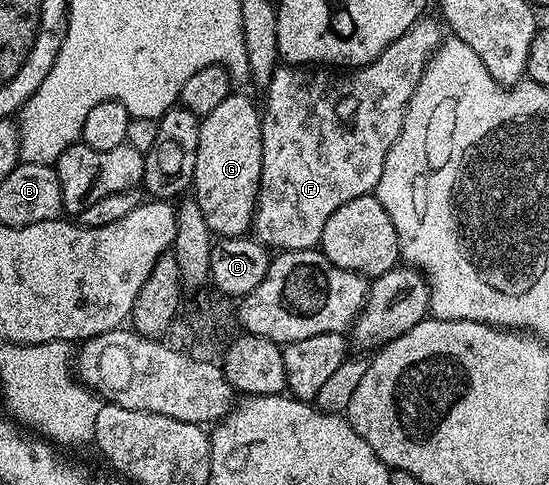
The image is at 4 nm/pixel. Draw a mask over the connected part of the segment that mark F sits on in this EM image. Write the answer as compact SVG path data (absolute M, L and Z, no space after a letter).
M423 17L414 22L404 34L396 37L380 57L376 57L371 63L366 64L349 72L350 75L345 79L345 74L335 73L330 69L307 69L302 65L280 65L272 73L270 84L264 88L266 95L266 107L261 108L262 116L262 172L260 173L260 190L258 190L258 203L254 206L254 221L252 224L253 238L259 243L266 244L267 248L277 249L278 251L309 251L317 248L322 241L324 233L324 224L327 223L328 217L340 209L347 201L354 201L361 195L369 195L373 192L375 185L380 181L380 173L384 173L384 161L388 161L388 149L396 145L396 137L400 137L404 117L406 116L406 106L410 103L412 93L424 73L424 69L435 58L439 47L443 46L442 31L444 27L437 18Z

